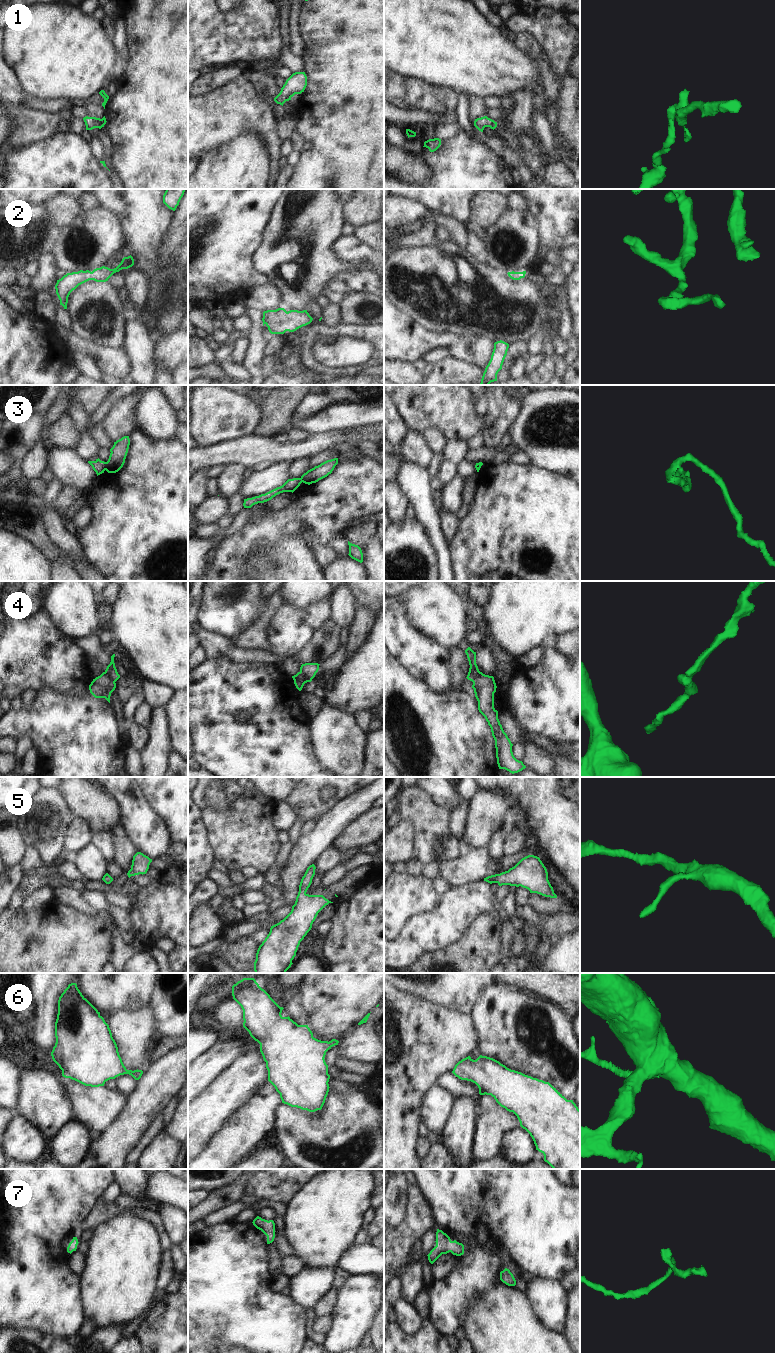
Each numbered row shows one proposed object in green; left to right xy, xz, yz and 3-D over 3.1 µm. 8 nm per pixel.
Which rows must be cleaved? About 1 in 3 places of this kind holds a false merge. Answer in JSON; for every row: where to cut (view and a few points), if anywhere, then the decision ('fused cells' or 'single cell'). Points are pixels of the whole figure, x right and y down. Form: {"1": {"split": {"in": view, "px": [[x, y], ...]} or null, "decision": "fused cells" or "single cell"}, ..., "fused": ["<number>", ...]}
{"1": {"split": null, "decision": "single cell"}, "2": {"split": null, "decision": "single cell"}, "3": {"split": {"in": "xy", "px": [[106, 462], [104, 469]]}, "decision": "fused cells"}, "4": {"split": {"in": "xy", "px": [[104, 672], [114, 682]]}, "decision": "fused cells"}, "5": {"split": null, "decision": "single cell"}, "6": {"split": null, "decision": "single cell"}, "7": {"split": null, "decision": "single cell"}, "fused": ["3", "4"]}

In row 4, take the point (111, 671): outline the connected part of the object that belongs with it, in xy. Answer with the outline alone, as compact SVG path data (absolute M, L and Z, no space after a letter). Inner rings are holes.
M115 654L111 656L111 662L107 666L105 673L110 677L112 681L116 682L120 678L120 675L118 674L117 669L115 667L114 657Z

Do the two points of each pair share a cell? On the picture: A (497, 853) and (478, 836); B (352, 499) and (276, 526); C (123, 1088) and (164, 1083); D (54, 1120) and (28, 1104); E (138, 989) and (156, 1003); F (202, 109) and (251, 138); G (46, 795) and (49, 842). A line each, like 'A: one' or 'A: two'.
A: two
B: one
C: two
D: one
E: two
F: two
G: one

